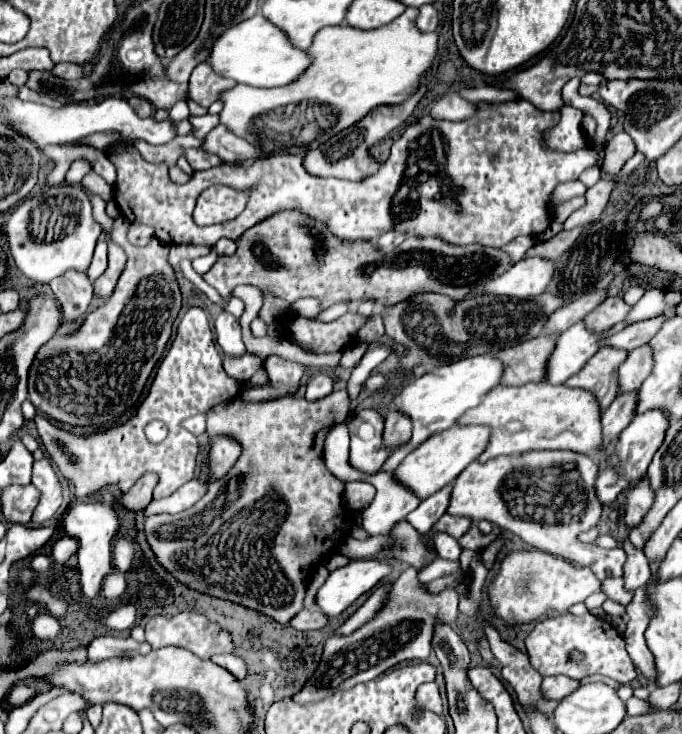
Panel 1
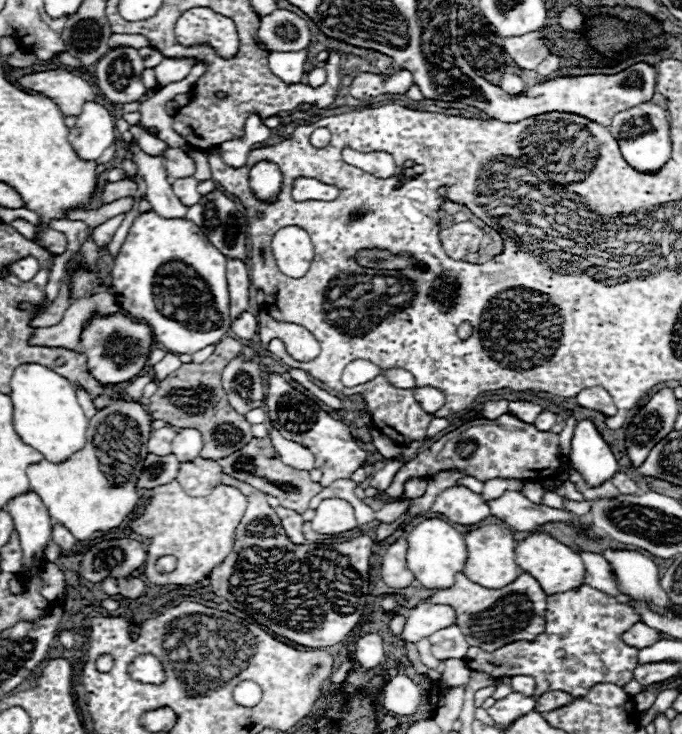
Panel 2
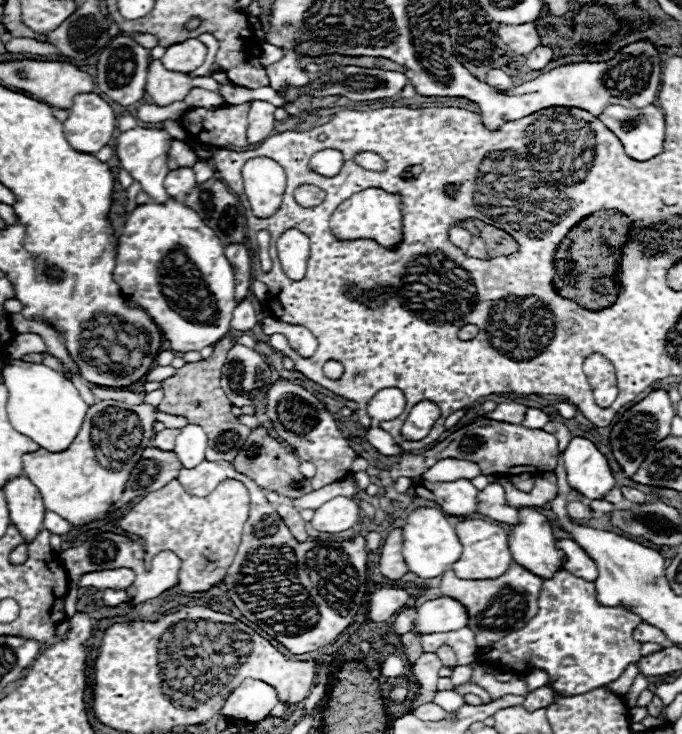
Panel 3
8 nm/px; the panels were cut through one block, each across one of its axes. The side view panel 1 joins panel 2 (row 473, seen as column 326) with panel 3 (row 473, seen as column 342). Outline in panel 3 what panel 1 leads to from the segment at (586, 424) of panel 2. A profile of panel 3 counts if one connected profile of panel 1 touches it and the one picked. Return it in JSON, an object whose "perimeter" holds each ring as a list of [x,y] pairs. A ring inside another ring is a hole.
{"perimeter":[[[572,438],[562,454],[568,484],[588,500],[600,500],[614,488],[608,460],[586,438]]]}

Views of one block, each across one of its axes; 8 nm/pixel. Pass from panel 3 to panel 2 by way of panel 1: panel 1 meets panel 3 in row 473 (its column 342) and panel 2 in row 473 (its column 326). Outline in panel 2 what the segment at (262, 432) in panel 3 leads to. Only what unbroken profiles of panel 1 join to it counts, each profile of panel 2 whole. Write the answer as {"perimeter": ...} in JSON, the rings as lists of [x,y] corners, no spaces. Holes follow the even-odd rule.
{"perimeter":[[[252,438],[252,442],[248,442],[242,450],[218,460],[218,464],[222,466],[222,470],[226,474],[248,482],[248,484],[252,484],[254,488],[260,488],[266,494],[276,496],[284,508],[292,508],[300,514],[304,510],[308,510],[310,498],[316,496],[322,490],[320,484],[310,480],[308,472],[302,472],[302,470],[296,470],[292,466],[282,464],[282,460],[278,458],[278,452],[274,450],[274,446],[270,442],[270,438]]]}

